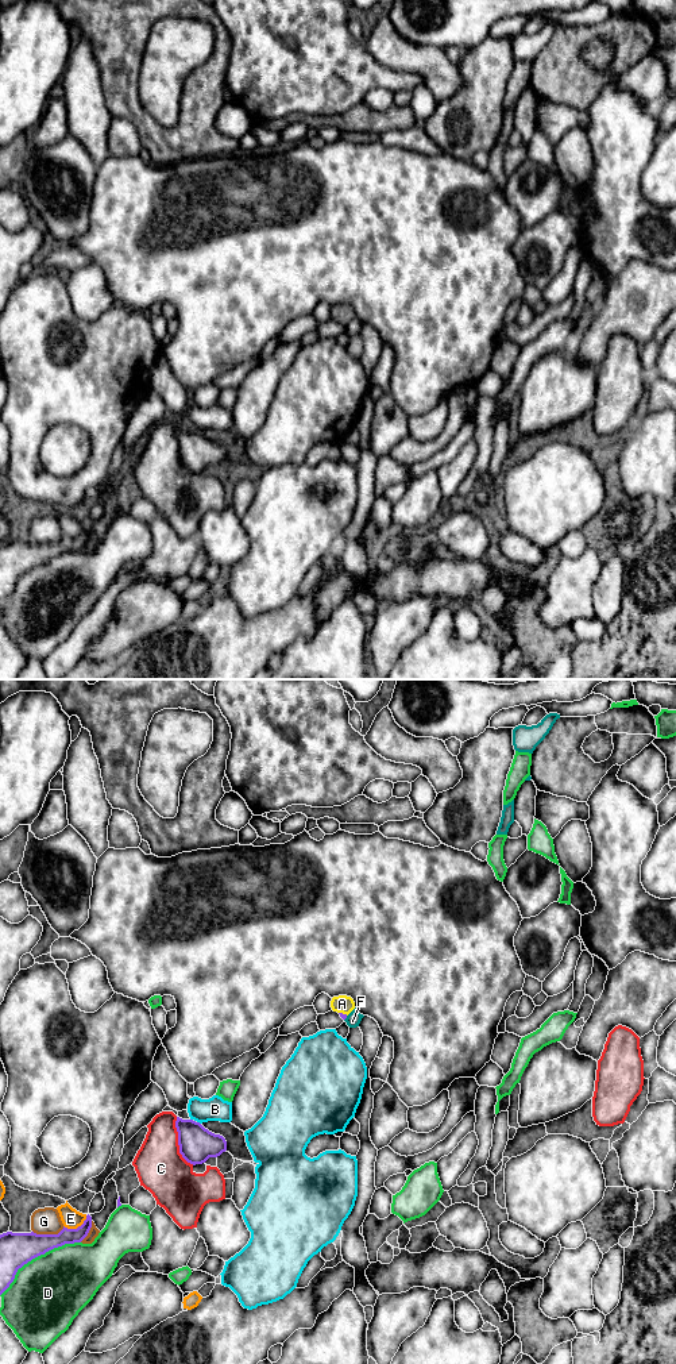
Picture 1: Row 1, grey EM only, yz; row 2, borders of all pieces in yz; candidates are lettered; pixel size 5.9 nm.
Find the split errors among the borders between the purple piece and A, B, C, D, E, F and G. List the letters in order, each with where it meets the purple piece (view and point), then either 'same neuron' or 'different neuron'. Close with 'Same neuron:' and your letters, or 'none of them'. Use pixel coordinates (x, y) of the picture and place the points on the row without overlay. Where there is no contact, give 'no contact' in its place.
A: meets purple in yz at (342, 322); same neuron
B: meets purple in yz at (199, 431); different neuron
C: meets purple in yz at (178, 451); different neuron
D: meets purple in yz at (35, 565); different neuron
E: meets purple in yz at (77, 536); different neuron
F: meets purple in yz at (346, 326); different neuron
G: meets purple in yz at (47, 543); different neuron
Same neuron: A

